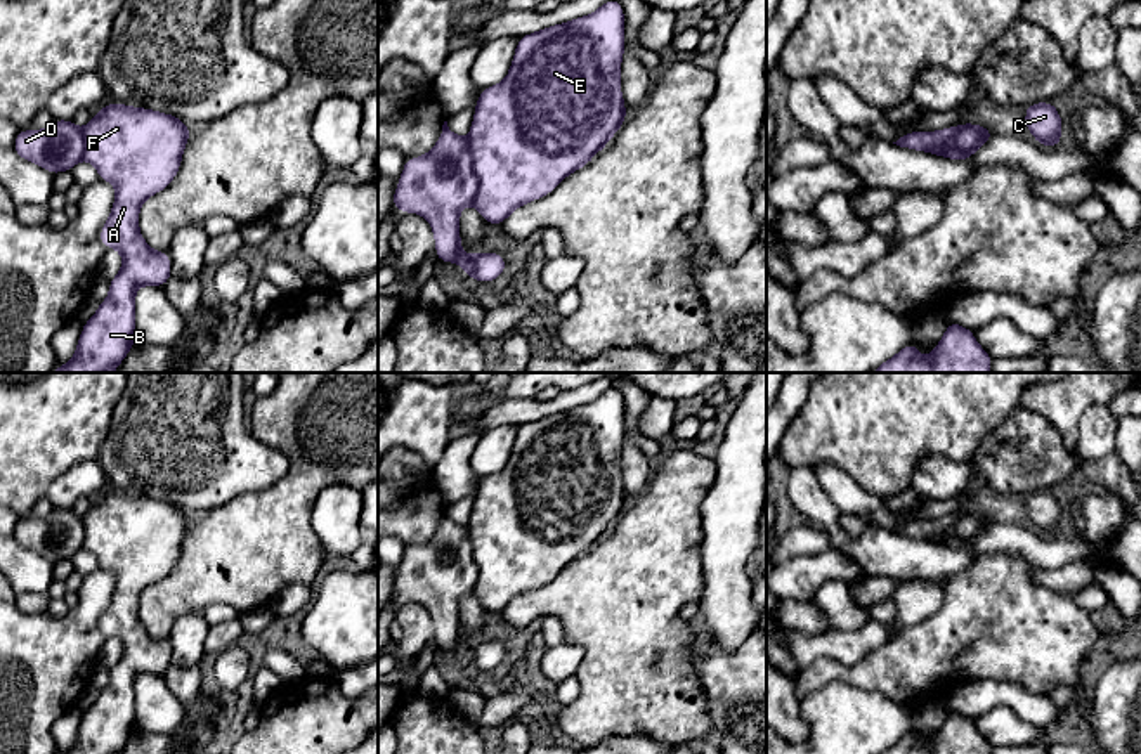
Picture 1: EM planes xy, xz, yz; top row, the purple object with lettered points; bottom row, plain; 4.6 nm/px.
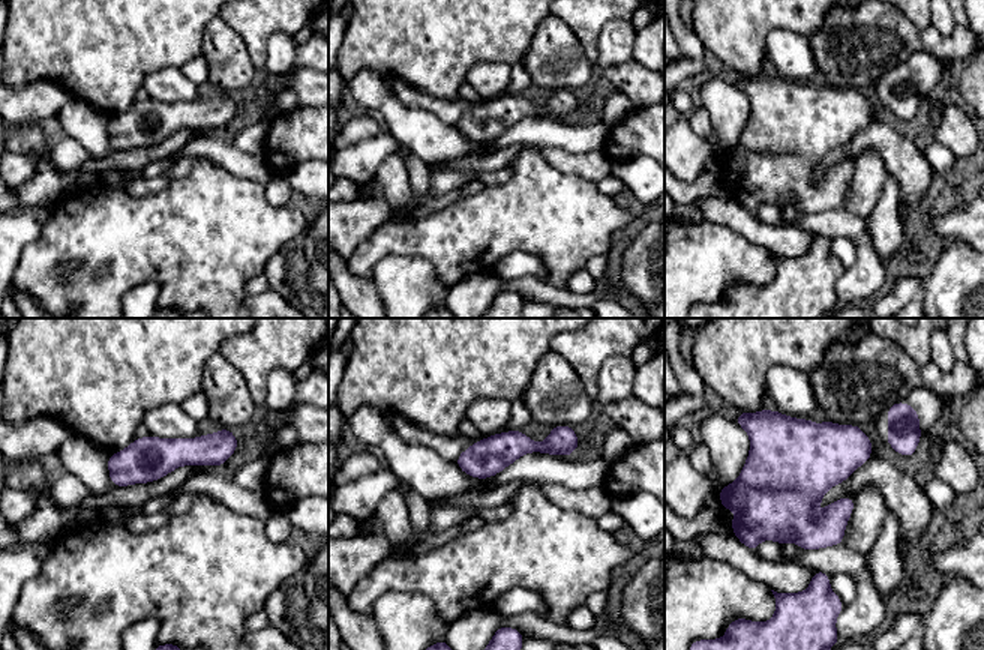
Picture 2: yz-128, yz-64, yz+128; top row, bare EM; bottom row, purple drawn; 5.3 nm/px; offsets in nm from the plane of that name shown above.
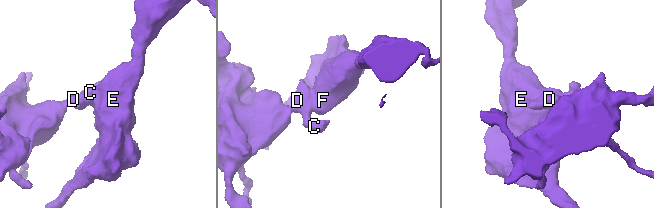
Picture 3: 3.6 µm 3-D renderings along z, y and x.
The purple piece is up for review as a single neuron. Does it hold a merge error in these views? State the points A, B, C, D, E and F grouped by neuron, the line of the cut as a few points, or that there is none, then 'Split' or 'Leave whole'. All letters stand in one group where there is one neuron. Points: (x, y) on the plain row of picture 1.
Groups: A B E F / C D. Split along xz (467, 529), (470, 555), (477, 569), (477, 583), (472, 591). Split

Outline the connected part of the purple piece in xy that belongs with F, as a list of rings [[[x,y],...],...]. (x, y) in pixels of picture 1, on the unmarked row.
[[[106,492],[83,517],[83,548],[92,551],[99,567],[116,575],[113,598],[102,614],[99,626],[104,636],[121,641],[121,659],[109,667],[109,683],[99,692],[97,700],[83,711],[76,740],[64,754],[120,754],[128,738],[137,731],[135,725],[135,679],[140,674],[163,676],[172,666],[168,640],[149,636],[139,619],[139,600],[142,591],[166,577],[180,553],[191,517],[173,503],[125,494]]]

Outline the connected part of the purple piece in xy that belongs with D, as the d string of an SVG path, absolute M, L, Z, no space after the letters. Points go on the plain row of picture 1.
M55 508L43 518L19 518L12 537L55 563L71 560L83 548L85 523L73 508Z

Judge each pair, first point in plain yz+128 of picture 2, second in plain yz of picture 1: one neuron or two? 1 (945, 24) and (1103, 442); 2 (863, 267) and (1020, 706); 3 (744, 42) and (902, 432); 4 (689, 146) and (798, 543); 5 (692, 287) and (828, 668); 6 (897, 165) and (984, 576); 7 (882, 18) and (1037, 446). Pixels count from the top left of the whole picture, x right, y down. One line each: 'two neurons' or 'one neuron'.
1: one neuron
2: two neurons
3: one neuron
4: two neurons
5: two neurons
6: one neuron
7: one neuron

